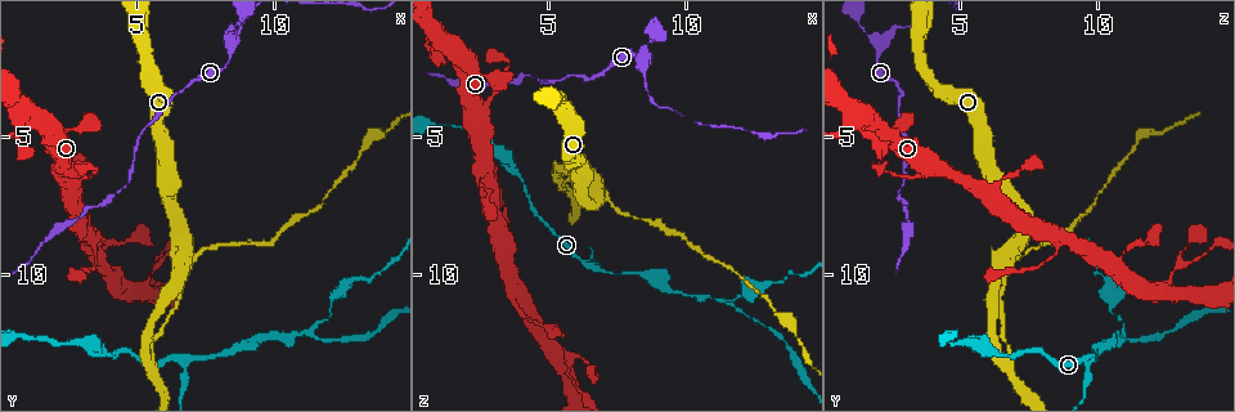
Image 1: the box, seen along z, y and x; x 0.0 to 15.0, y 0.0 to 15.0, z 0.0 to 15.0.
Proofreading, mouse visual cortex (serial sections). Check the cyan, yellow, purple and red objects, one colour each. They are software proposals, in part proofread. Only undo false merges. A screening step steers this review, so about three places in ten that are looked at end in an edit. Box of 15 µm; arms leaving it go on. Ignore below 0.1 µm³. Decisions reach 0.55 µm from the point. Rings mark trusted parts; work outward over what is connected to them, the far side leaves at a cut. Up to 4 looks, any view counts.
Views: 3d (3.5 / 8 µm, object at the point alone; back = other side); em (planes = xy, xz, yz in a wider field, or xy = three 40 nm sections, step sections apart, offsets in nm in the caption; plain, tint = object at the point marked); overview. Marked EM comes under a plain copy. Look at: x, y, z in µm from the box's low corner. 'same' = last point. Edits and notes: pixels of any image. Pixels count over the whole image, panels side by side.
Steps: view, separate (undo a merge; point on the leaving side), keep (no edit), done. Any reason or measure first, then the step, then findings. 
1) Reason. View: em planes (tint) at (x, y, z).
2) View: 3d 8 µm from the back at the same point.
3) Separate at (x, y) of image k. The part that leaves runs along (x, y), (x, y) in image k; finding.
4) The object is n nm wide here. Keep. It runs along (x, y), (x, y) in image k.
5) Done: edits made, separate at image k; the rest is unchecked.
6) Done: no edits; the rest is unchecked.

Calibre changes. View: 3d 3.5 µm at (8.5, 1.0, 2.6).

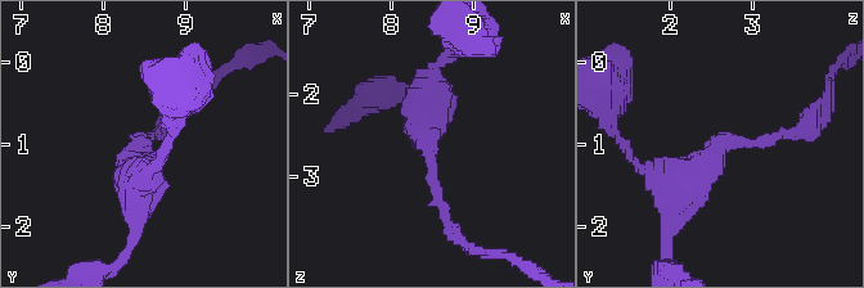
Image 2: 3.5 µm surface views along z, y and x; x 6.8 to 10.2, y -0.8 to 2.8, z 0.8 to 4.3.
Keep. It runs along (671, 214), (728, 142), (800, 130) in image 2; continuous, no second cell.

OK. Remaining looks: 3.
Branch point. View: 3d 3.5 µm at (6.9, 9.0, 6.9).

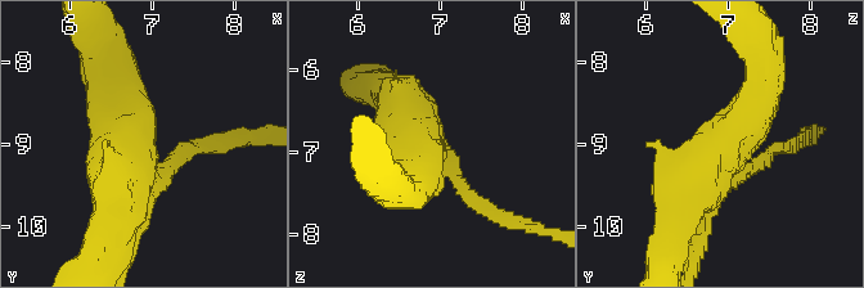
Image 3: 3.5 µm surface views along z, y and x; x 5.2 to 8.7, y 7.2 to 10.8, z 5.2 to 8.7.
3 arms meet here; the arms are 150, 450, 600 nm wide; need the tissue. View: em xy step 1 (tint) at (6.80, 9.10, 7.00).

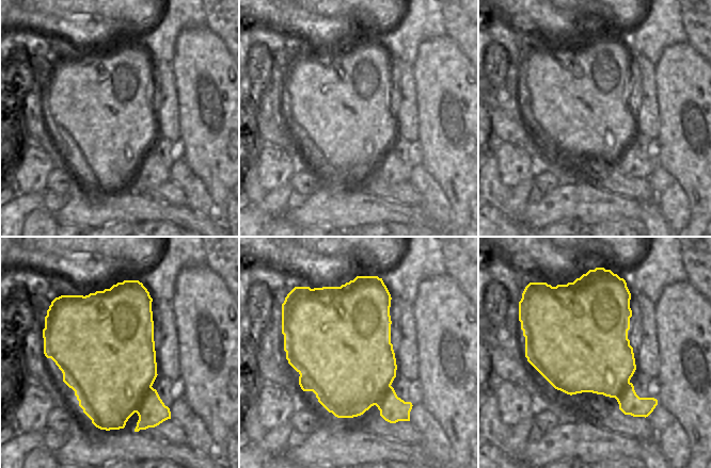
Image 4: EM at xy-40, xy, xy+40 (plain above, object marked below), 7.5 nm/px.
The object is 800 nm wide here. Keep. It runs along (765, 80), (680, 215) in image 3; one cell here.

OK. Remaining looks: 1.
Done: no edits; the rest is unchecked.

